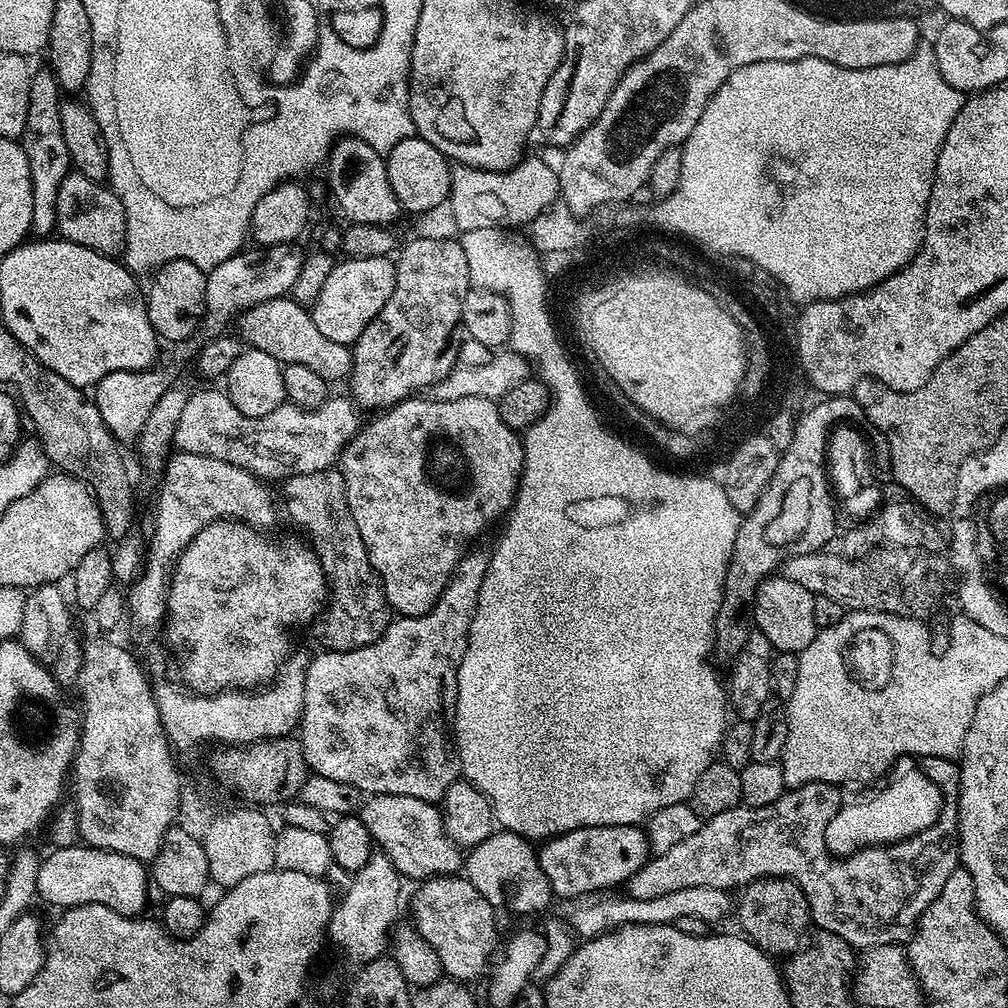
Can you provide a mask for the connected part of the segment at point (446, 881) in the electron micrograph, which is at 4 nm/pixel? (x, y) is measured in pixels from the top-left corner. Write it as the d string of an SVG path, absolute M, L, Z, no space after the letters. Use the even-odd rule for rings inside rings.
M459 875L432 876L419 885L412 896L411 923L434 946L434 954L444 967L444 976L469 982L484 972L496 948L497 909L466 878ZM460 879L460 880L459 880Z

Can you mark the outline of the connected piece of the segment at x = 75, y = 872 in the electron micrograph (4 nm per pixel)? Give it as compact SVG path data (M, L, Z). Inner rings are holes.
M85 844L55 848L49 853L41 859L38 870L36 893L40 900L62 910L96 904L133 918L143 913L150 889L150 874L143 861Z

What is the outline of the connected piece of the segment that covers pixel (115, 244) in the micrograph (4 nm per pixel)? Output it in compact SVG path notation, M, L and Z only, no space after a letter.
M69 170L58 186L56 226L63 239L86 246L103 256L119 257L124 251L126 214L122 202L107 183L86 178L86 174Z

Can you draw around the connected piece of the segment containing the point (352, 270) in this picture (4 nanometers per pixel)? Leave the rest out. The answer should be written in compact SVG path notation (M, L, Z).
M387 256L341 259L334 266L334 270L330 270L330 278L326 278L322 294L318 294L318 298L312 303L310 311L314 318L314 326L318 326L319 332L330 338L330 342L349 346L355 344L362 330L370 326L378 310L386 306L390 294L394 294L395 281L396 266Z

